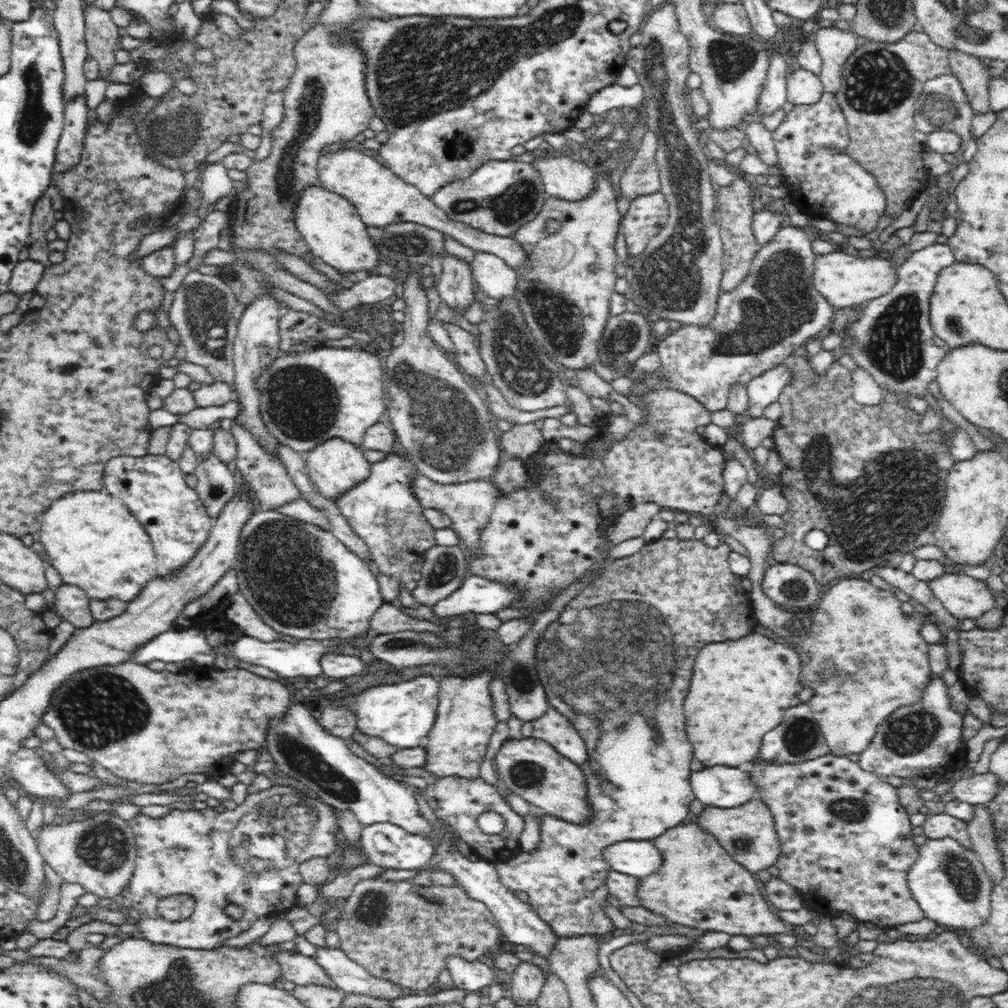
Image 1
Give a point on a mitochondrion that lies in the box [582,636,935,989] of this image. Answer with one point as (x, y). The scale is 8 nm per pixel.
(800, 736)

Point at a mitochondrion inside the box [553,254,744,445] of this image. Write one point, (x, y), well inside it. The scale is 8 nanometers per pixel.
(622, 338)

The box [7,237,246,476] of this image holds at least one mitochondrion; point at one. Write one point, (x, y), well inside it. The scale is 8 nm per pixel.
(208, 322)

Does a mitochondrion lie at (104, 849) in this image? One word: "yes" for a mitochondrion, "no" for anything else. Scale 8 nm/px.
yes

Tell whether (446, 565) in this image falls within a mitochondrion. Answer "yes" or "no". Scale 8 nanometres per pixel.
yes

